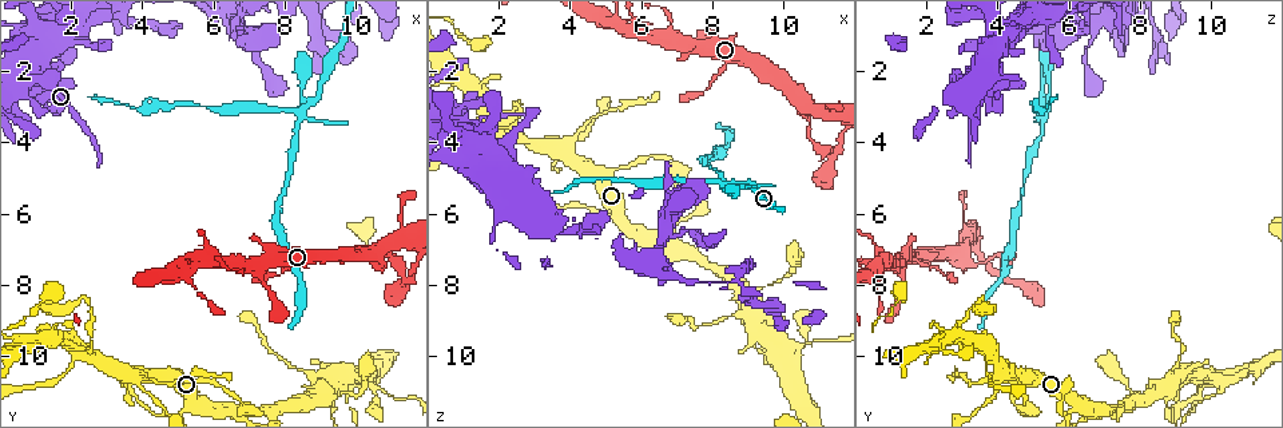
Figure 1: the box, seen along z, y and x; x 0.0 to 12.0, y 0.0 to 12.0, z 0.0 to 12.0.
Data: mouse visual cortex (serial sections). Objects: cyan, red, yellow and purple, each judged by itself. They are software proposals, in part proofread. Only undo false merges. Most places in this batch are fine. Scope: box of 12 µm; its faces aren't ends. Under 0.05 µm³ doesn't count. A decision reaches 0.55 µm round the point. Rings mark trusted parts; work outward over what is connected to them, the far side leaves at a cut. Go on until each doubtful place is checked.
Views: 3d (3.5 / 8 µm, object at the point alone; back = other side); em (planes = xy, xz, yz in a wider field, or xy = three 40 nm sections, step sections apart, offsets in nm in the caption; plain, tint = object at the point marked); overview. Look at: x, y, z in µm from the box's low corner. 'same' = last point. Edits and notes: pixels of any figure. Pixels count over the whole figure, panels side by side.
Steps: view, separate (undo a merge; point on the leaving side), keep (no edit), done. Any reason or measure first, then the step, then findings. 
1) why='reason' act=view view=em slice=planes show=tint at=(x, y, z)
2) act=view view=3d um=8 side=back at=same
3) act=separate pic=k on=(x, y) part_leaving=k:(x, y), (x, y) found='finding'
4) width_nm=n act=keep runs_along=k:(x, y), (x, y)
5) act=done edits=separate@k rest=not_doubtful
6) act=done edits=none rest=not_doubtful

why='four or more arms meet' act=view view=3d um=3.5 at=(2.2, 9.8, 3.7)

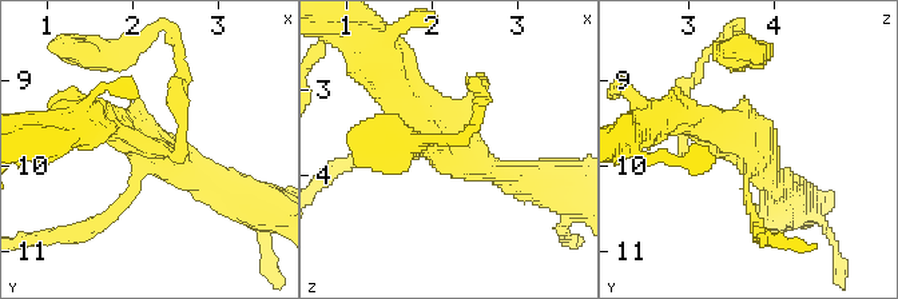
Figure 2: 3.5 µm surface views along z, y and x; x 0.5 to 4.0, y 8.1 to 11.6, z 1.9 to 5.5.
arms=4 arm_widths_nm=150,150,300,400 act=view view=em slice=xy step=2 show=tint at=(2.25, 9.75, 3.65)

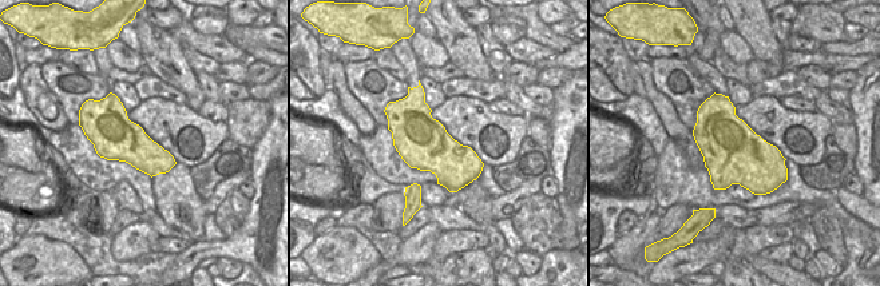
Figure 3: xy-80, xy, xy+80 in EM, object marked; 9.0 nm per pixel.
act=view view=em slice=xy step=3 show=tint at=same

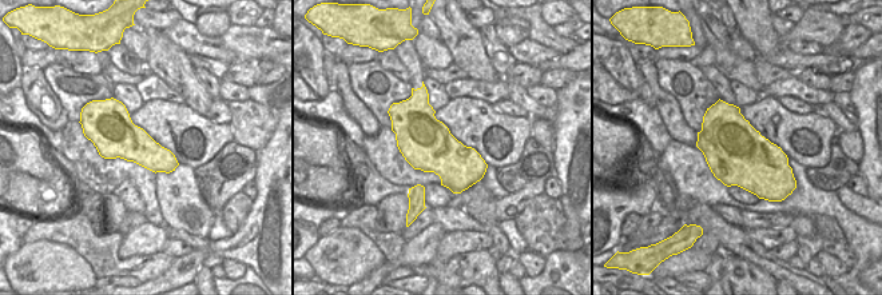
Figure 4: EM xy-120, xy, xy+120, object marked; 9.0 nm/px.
act=keep runs_along=2:(521, 180), (438, 146), (398, 91) found='one cell here'

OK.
why='sharp bend' act=view view=3d um=3.5 at=(2.6, 9.7, 2.9)

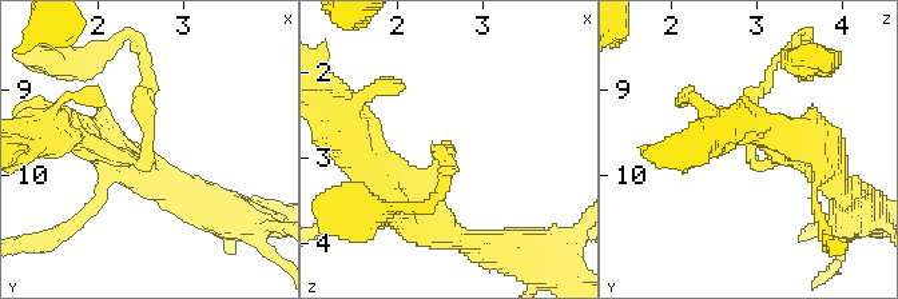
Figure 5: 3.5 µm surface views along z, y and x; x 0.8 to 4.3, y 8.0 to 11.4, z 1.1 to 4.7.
arm_widths_nm=150,300 why='shape alone is not enough' act=view view=em slice=xy step=5 show=tint at=(2.55, 9.75, 2.90)

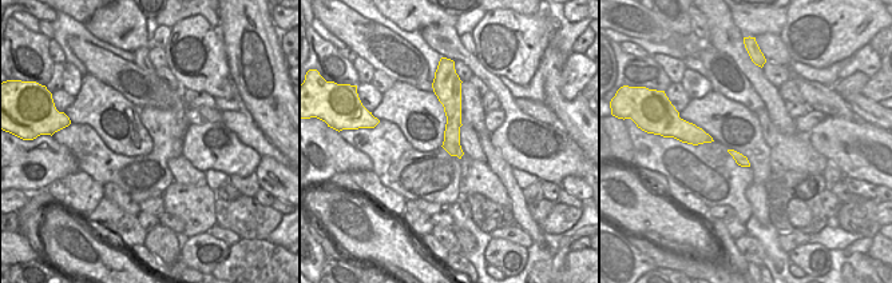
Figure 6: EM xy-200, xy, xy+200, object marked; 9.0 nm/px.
act=keep runs_along=5:(823, 163), (751, 159), (771, 68) found='continuous, no second cell'

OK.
act=view view=3d um=3.5 side=back at=(8.4, 3.2, 5.3)

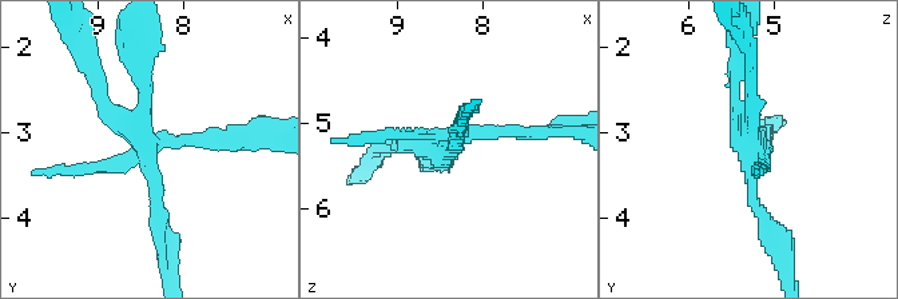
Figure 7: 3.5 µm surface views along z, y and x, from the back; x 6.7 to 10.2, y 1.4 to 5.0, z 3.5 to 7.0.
why='need the tissue' act=view view=em slice=xy step=5 show=tint at=(8.45, 3.10, 5.30)

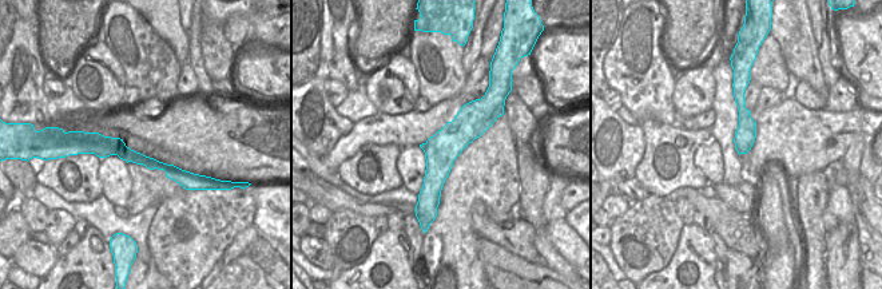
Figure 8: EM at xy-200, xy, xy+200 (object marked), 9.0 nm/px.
act=separate pic=7 on=(210, 140) found='two cells meet here'

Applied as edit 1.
why='thin neck' act=view view=3d um=8 at=(10.6, 11.1, 9.6)

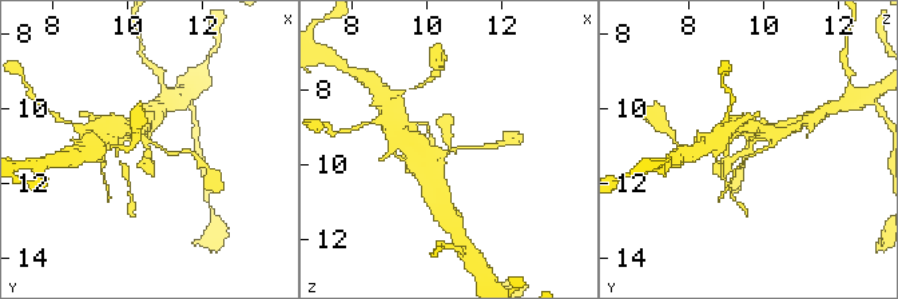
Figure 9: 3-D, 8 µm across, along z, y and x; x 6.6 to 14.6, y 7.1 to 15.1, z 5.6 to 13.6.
act=view view=3d um=3.5 at=(10.6, 11.2, 9.6)

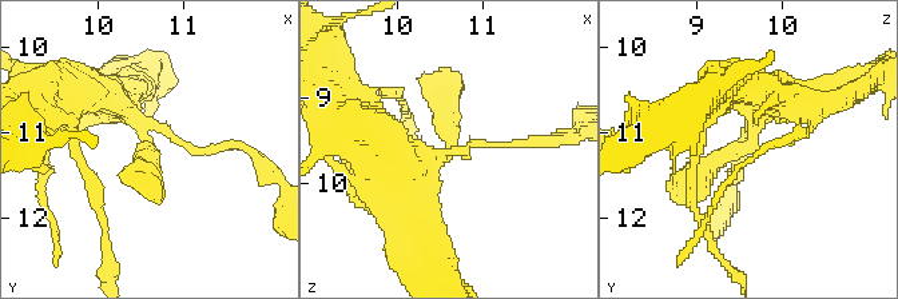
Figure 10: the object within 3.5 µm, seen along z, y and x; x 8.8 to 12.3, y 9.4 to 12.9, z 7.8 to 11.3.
arms=3 arm_widths_nm=100,300,400 act=view view=em slice=xy step=3 show=tint at=(10.65, 11.15, 9.60)

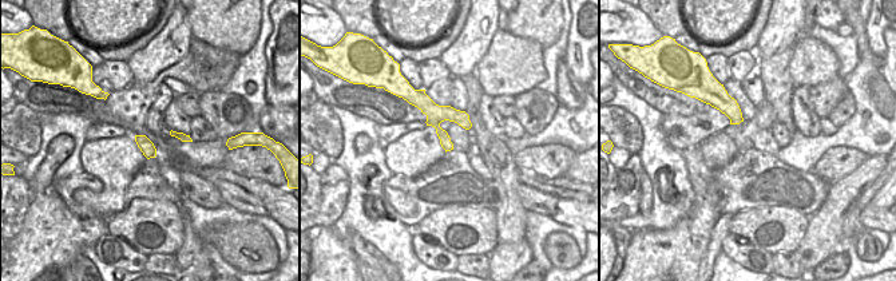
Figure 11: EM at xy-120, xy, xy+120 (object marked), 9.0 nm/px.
act=keep runs_along=11:(416, 92), (450, 146) found='one cell here'

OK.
act=done edits=separate@7 rest=not_doubtful

